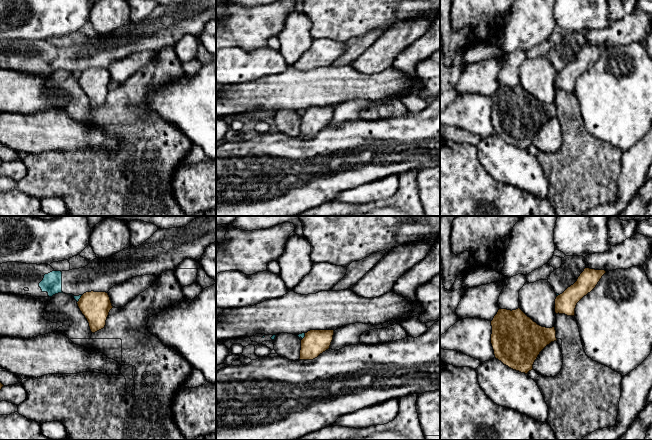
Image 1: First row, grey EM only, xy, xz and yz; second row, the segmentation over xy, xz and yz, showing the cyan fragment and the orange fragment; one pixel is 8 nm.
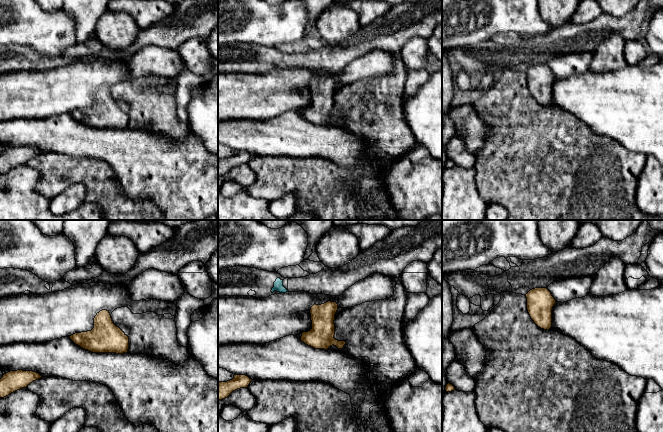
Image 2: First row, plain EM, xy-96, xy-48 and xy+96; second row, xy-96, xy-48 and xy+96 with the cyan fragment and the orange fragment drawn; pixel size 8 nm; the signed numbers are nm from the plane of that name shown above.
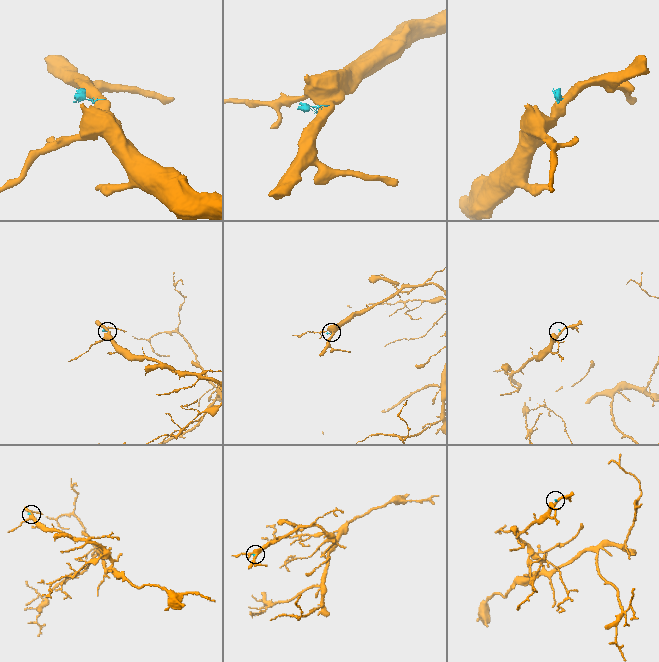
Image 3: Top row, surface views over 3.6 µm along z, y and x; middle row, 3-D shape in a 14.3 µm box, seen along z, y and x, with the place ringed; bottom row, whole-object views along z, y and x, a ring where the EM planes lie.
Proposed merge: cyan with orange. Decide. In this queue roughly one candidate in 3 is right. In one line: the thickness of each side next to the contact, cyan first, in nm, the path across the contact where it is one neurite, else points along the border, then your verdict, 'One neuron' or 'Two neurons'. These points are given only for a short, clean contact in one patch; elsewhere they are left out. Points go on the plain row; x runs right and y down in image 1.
Thickness 40 nm (cyan) against 240 nm. Boundary: xy (82, 71), (77, 78). Two neurons

